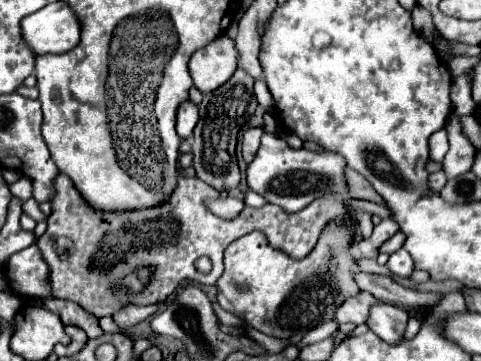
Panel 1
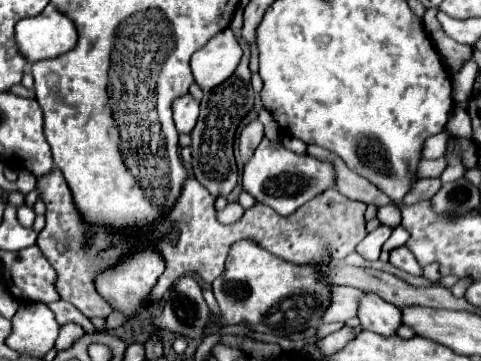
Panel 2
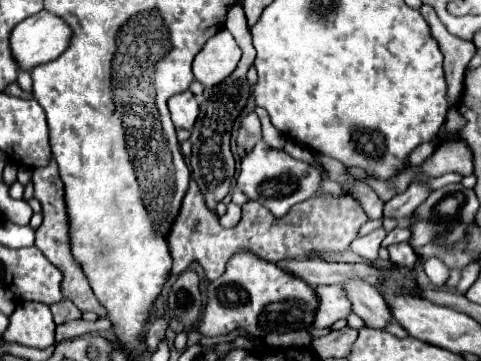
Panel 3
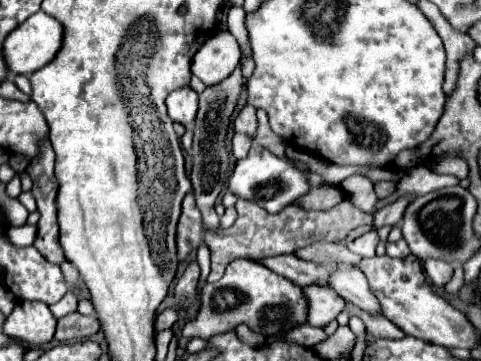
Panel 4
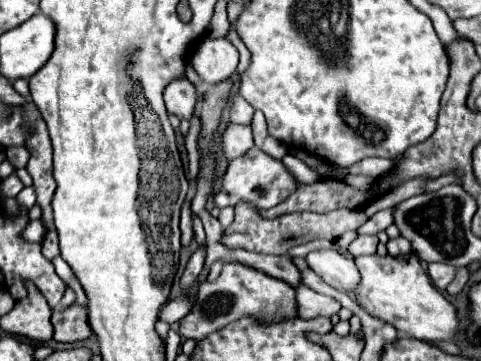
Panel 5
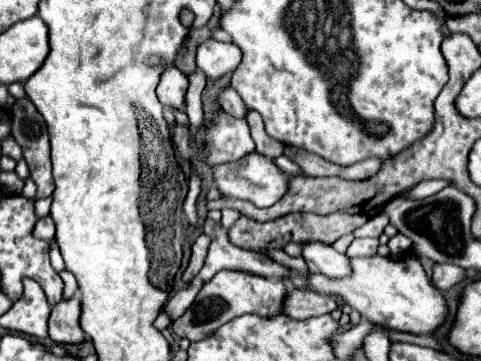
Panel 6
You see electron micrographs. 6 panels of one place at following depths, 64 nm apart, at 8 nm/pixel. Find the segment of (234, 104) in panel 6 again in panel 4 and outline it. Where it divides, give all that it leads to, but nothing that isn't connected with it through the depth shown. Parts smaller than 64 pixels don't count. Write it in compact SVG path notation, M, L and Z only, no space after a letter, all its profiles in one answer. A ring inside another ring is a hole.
M244 106L234 120L234 128L238 132L246 132L246 134L254 136L254 132L256 132L256 108Z

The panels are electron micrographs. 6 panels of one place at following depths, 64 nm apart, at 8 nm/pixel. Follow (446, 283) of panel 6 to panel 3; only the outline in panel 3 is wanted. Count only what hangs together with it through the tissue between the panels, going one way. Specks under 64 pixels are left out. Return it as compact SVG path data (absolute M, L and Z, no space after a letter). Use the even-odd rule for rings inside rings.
M432 256L430 260L424 260L422 266L424 266L424 272L434 286L444 286L446 284L446 280L450 276L450 268L444 262L440 262L438 258Z

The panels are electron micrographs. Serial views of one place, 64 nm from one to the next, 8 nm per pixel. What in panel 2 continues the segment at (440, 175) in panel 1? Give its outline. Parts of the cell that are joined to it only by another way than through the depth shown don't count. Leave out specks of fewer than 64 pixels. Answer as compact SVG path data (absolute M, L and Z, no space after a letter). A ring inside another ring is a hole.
M426 178L426 180L416 180L408 192L408 196L404 196L402 204L396 204L398 208L402 206L412 206L424 200L430 200L440 188L440 180L438 178Z

